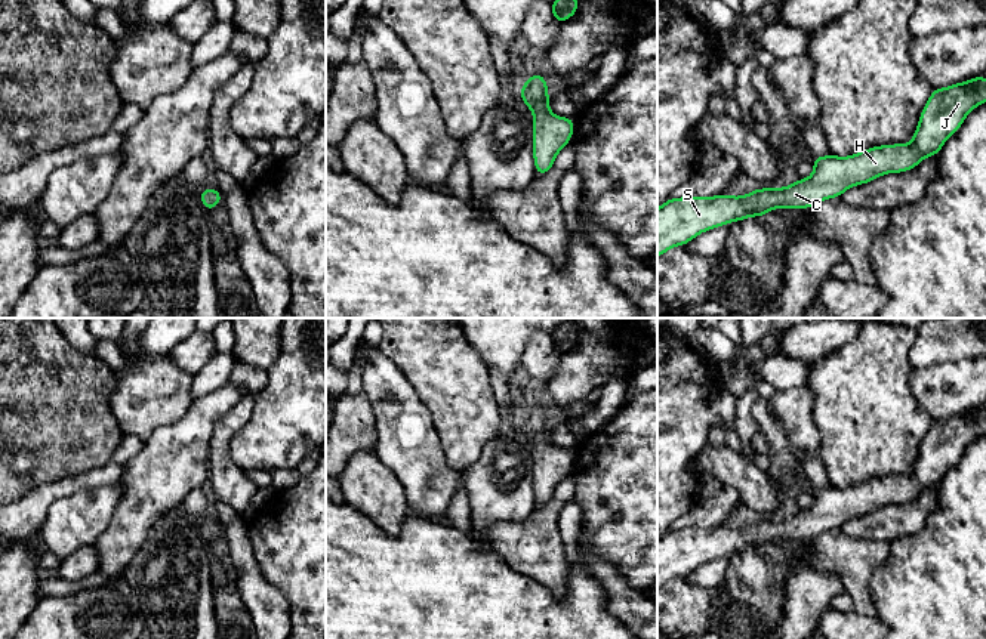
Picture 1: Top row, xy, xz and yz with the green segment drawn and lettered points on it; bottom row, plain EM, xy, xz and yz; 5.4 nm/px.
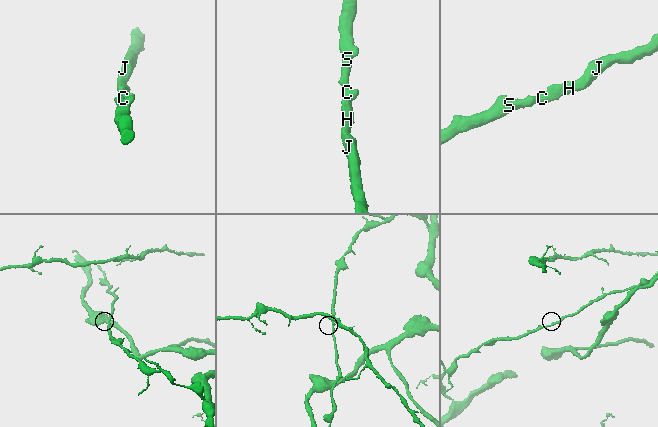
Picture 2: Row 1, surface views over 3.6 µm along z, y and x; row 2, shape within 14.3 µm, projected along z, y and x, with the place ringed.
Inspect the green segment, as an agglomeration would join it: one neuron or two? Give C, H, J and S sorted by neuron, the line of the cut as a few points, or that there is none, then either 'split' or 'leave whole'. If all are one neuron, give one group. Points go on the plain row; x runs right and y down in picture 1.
C H J S; no cut; leave whole

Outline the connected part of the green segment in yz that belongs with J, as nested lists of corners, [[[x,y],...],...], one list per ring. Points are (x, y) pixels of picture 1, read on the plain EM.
[[[982,407],[933,420],[910,475],[872,478],[848,488],[811,488],[813,506],[785,519],[758,519],[743,528],[668,530],[657,540],[657,589],[734,552],[762,550],[771,540],[813,540],[823,531],[841,528],[851,518],[887,504],[909,503],[924,490],[937,487],[965,448],[985,433],[986,410]]]

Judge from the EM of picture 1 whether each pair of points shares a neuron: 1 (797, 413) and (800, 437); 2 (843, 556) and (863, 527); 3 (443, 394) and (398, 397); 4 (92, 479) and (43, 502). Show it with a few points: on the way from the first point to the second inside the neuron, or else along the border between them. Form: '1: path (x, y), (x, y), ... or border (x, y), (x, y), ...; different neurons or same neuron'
1: path (797, 419), (800, 431); same neuron
2: border (840, 528), (854, 537), (886, 540), (889, 543); different neurons
3: border (397, 366), (428, 410), (433, 426); different neurons
4: path (80, 481), (55, 491); same neuron

